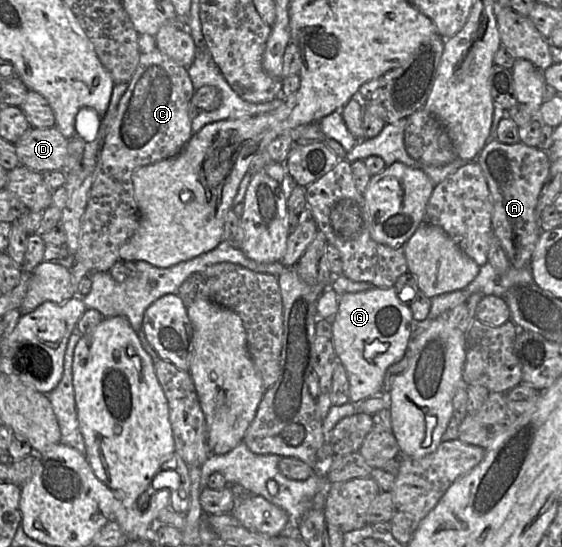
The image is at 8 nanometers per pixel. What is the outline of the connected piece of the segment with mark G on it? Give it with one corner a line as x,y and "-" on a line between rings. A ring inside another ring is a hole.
394,286
344,293
338,297
338,310
332,323
333,344
337,360
347,373
350,402
360,403
382,395
385,372
404,357
412,329
410,307
399,301

